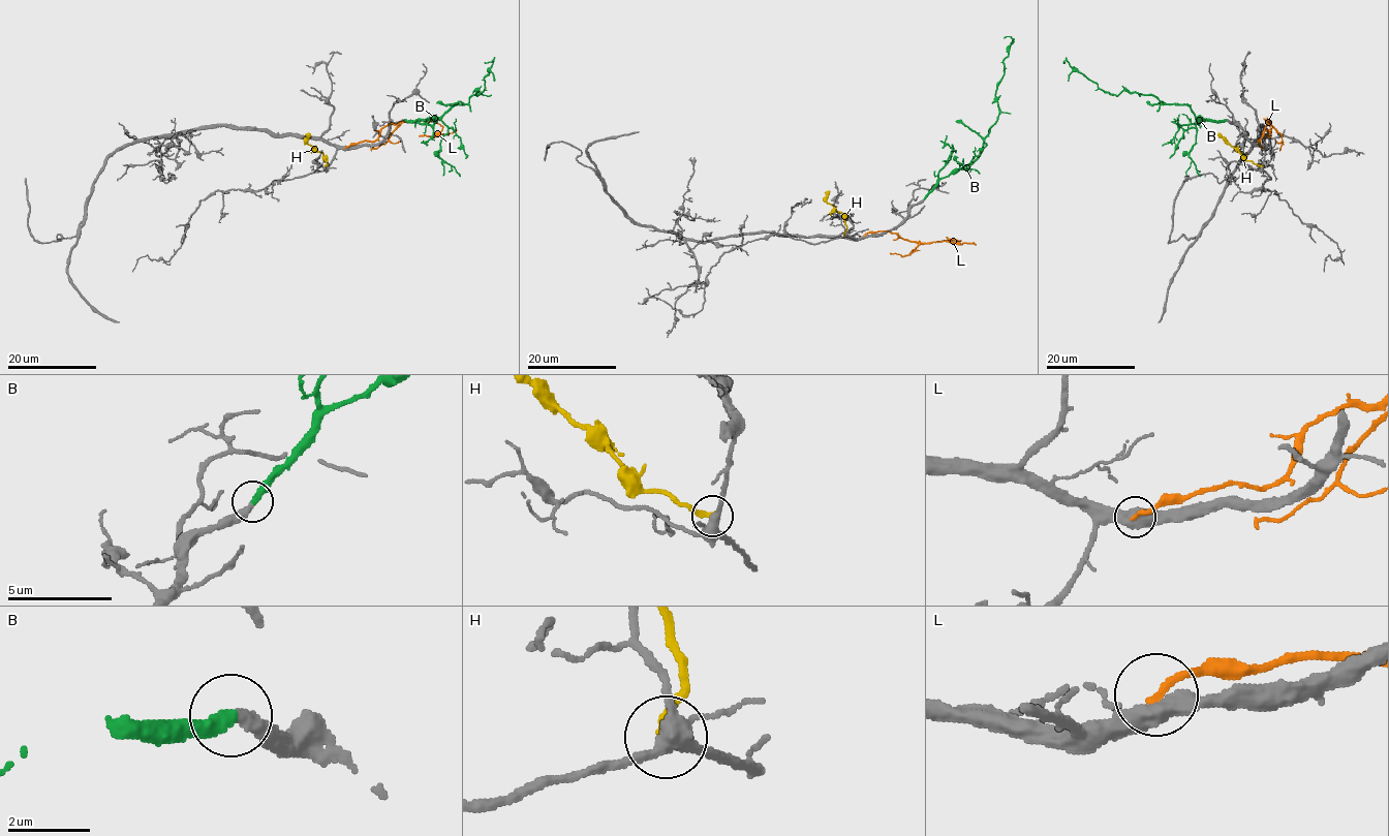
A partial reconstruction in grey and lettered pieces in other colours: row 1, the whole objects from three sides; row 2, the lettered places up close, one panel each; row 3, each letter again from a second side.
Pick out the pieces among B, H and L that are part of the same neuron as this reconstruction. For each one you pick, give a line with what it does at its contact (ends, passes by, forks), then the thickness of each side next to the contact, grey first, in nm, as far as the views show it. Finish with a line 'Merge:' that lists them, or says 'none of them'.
B: It ends there. Thickness 360 nm (grey) against 340 nm
Merge: B

